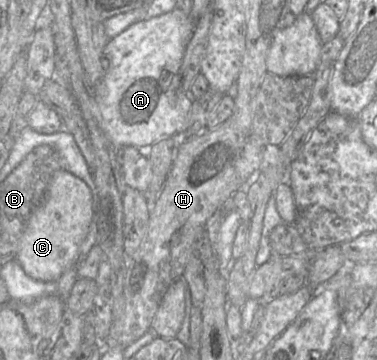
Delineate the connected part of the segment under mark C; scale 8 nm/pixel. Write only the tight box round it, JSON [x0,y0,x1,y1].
[16,169,93,282]

